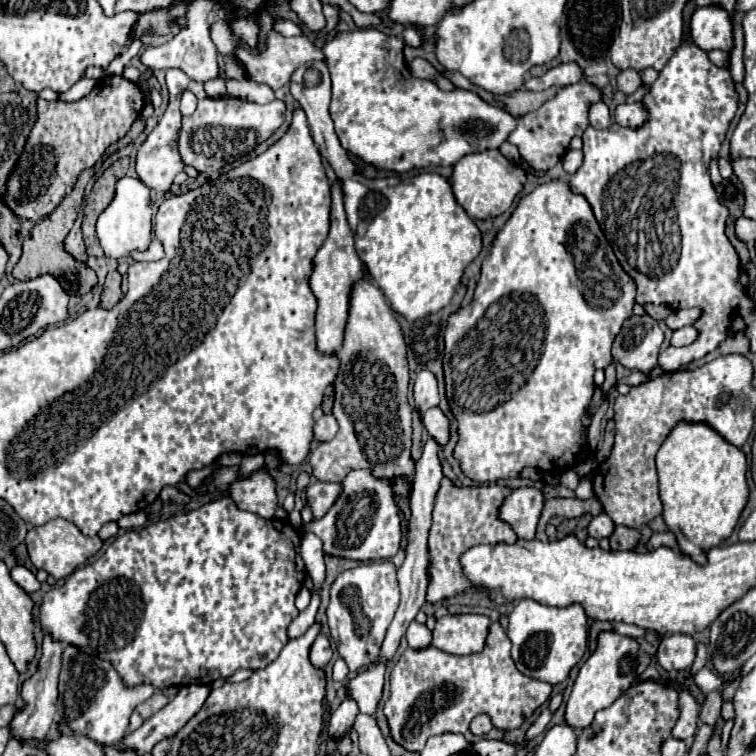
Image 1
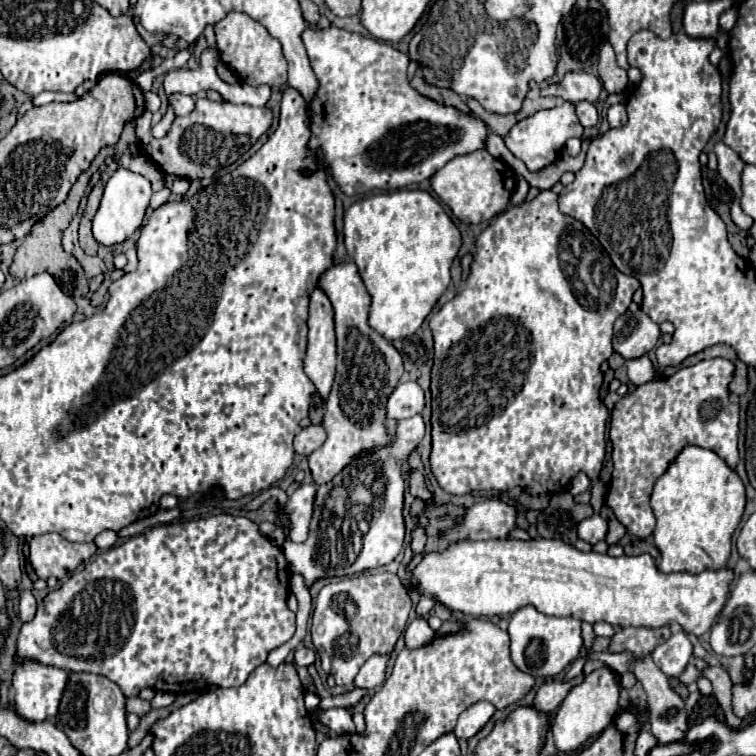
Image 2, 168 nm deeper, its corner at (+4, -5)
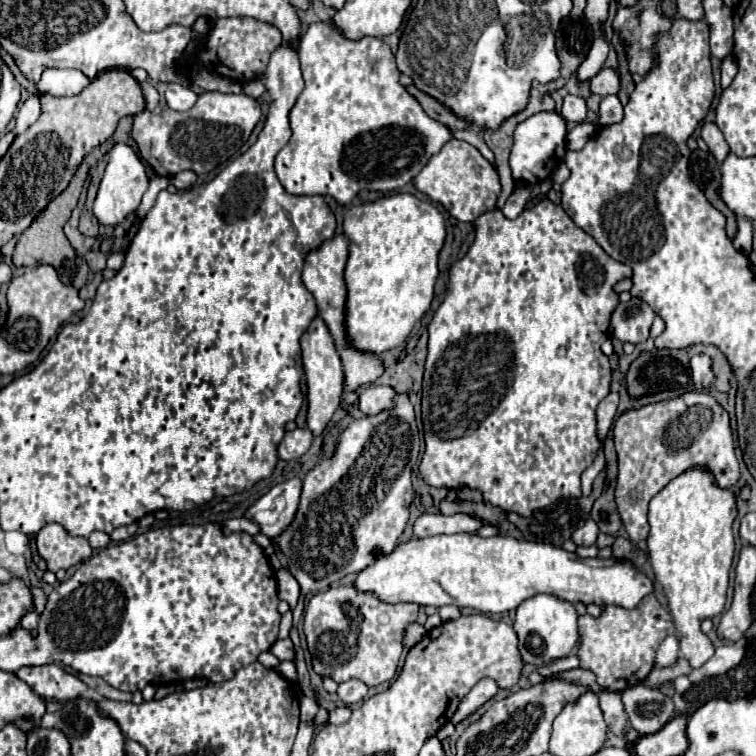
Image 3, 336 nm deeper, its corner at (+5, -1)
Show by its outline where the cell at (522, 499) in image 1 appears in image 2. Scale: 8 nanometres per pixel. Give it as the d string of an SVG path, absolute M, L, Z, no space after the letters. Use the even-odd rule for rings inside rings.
M498 497L474 503L464 513L464 523L450 527L444 533L444 541L454 543L462 539L508 539L516 529L518 509Z

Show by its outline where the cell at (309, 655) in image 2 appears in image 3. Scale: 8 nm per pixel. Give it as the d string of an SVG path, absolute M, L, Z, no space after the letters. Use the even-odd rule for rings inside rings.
M287 637L287 639L277 639L277 641L269 647L269 651L271 651L279 661L285 661L285 659L293 661L293 657L295 657L295 653L293 653L293 643L291 643L289 637Z

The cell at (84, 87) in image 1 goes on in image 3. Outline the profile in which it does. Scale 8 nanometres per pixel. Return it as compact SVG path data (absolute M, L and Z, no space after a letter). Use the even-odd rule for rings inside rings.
M33 95L33 97L29 97L29 99L21 105L21 109L19 109L19 113L17 113L15 129L13 129L15 137L21 135L21 133L25 131L25 127L33 125L33 123L37 121L37 117L39 117L39 95Z

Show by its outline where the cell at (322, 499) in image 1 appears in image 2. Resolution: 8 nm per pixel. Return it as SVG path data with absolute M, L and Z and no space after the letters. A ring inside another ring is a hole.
M300 485L300 489L288 499L286 511L292 517L292 529L288 533L288 539L294 543L304 543L310 529L310 519L314 511L314 497L316 497L316 485Z

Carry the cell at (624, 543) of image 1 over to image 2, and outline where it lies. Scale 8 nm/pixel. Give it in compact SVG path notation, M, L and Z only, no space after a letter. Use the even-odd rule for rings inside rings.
M602 507L600 513L608 519L608 535L606 535L606 543L608 543L608 545L616 545L616 543L624 537L626 529L624 529L624 525L620 525L620 521L614 517L614 513L612 513L608 507Z

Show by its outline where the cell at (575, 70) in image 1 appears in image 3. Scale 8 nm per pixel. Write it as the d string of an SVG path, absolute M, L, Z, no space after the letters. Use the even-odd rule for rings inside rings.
M611 67L599 71L599 75L595 75L591 79L591 91L597 95L617 95L619 87L621 87L619 71L611 69Z

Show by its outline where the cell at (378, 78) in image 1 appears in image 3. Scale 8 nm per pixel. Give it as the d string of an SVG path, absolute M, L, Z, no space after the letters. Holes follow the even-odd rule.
M313 23L309 25L307 33L301 39L299 45L299 59L301 59L301 71L305 77L305 89L301 91L297 103L293 105L291 113L289 113L289 125L291 125L291 139L289 143L277 153L275 157L275 173L283 185L283 189L289 195L331 195L339 205L349 205L353 201L353 197L365 189L365 191L395 191L401 189L405 183L409 183L413 177L417 177L417 173L423 169L423 165L429 161L431 155L439 153L439 149L451 139L451 131L445 125L439 125L439 121L427 117L421 109L421 105L407 93L407 89L399 83L399 71L395 67L395 57L389 49L389 45L379 39L379 37L363 37L359 41L347 41L333 25L329 23Z

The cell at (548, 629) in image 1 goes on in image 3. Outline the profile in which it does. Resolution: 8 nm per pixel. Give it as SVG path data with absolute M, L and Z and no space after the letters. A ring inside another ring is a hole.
M535 595L531 599L525 599L517 607L513 627L519 635L519 651L521 651L523 661L531 663L535 667L541 667L543 663L549 663L553 659L569 655L579 639L577 611L575 611L573 603L563 601L555 595Z

